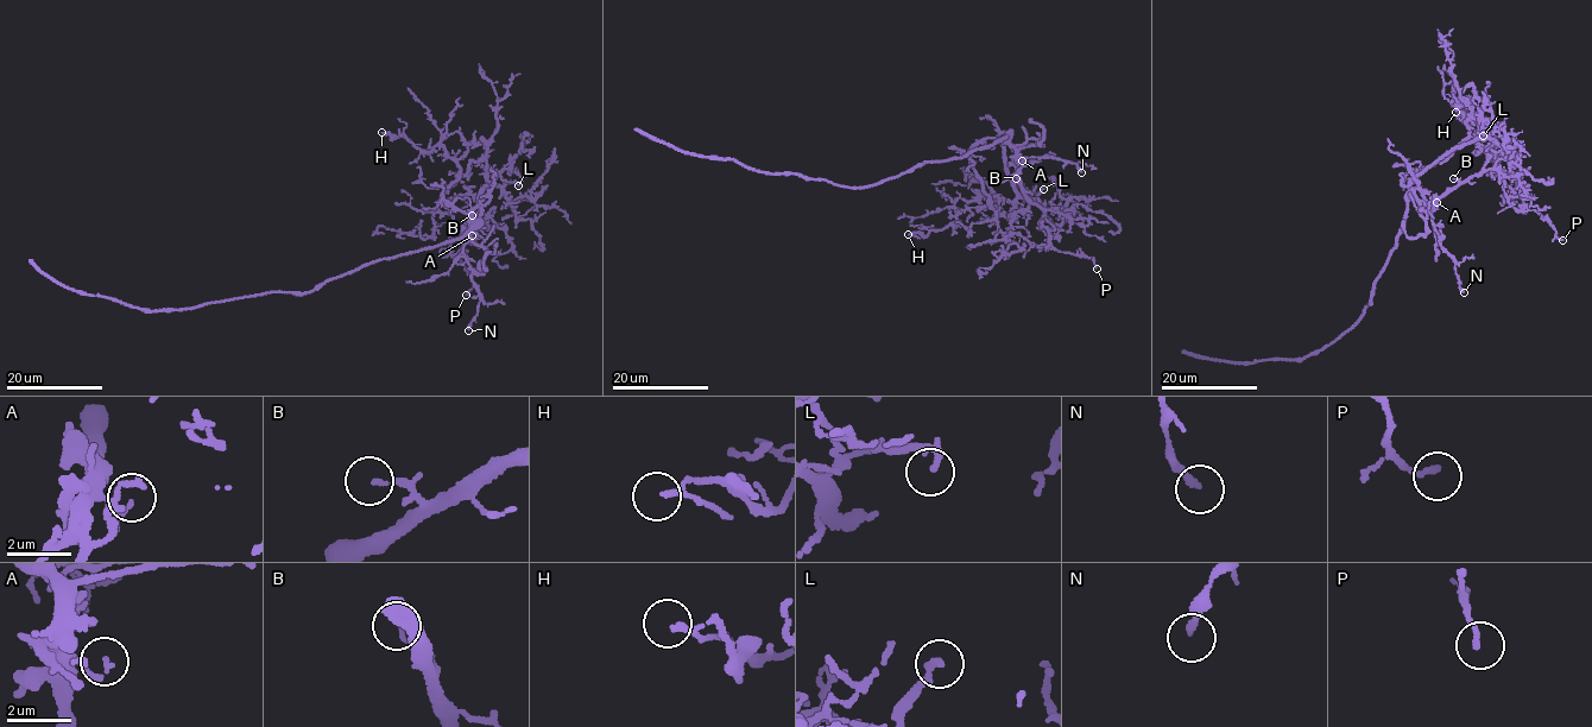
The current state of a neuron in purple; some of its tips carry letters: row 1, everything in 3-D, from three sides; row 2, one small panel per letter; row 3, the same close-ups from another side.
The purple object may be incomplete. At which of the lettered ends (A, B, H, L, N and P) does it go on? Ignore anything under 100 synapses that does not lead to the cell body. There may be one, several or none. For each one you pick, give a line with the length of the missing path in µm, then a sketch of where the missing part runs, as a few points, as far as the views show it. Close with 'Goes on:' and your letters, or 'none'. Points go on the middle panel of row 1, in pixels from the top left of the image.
Goes on: none

